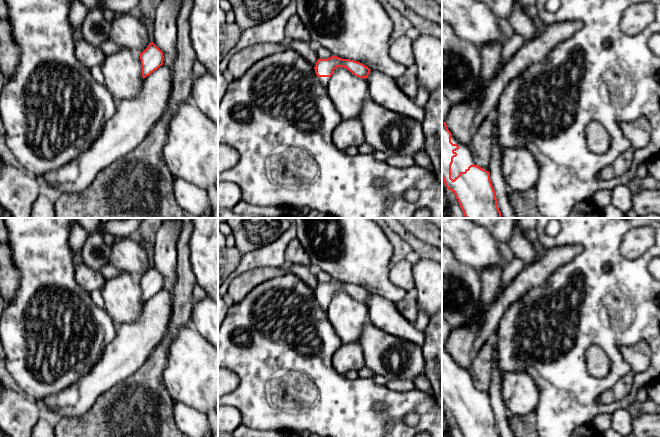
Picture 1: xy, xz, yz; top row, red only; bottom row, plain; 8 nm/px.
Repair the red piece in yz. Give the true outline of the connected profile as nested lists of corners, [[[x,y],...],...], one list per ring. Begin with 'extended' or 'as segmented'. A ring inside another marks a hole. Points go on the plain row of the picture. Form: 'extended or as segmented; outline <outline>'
extended; outline [[[442,346],[442,403],[451,414],[463,437],[501,437],[493,413],[489,392],[474,388],[471,375],[467,369],[460,367]]]

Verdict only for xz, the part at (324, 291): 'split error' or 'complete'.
split error

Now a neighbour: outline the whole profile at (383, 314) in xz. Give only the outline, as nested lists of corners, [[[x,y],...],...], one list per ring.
[[[371,294],[366,305],[369,308],[369,321],[372,325],[390,335],[422,347],[425,342],[424,332],[416,329],[413,323],[406,320],[395,303]]]

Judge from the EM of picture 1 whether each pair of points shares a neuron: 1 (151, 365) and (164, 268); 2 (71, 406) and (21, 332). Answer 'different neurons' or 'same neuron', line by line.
1: different neurons
2: different neurons

